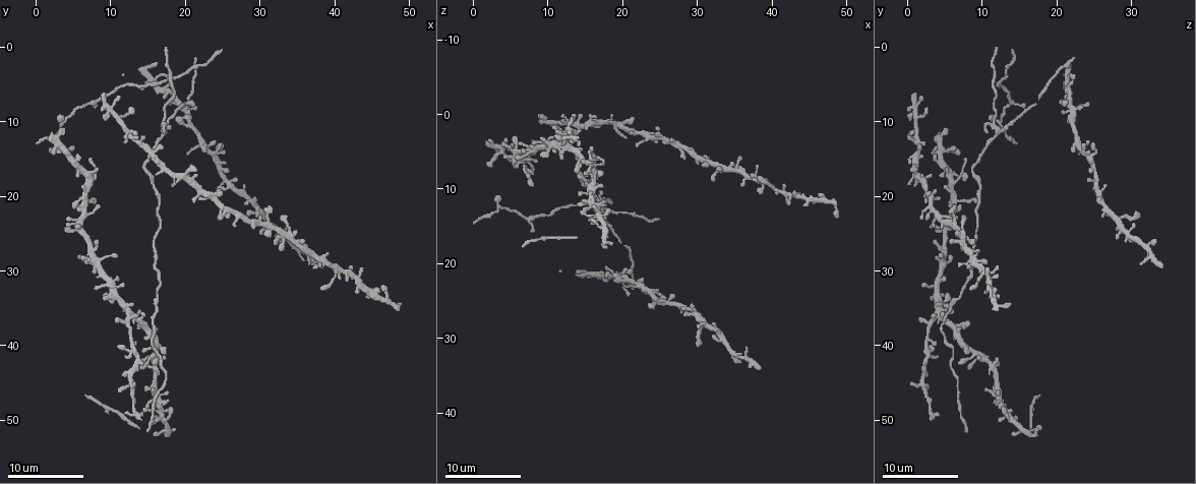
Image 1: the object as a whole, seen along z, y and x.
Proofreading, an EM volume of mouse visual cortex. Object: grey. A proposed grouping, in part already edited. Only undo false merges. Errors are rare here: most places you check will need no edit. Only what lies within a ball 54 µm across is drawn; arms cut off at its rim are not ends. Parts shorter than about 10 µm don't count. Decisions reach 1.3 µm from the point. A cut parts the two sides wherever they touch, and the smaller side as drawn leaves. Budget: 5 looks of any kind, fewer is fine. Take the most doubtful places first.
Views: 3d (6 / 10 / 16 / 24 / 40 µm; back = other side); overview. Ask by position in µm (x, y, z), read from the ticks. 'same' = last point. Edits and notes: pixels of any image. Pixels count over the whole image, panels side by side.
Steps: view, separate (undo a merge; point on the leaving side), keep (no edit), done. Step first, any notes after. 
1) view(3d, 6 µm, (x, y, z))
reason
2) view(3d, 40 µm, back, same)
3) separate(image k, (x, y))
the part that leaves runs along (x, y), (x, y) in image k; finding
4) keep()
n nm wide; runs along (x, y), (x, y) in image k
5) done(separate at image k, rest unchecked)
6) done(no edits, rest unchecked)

view(3d, 16 µm, (17.0, 11.0, 12.5))
four or more arms meet

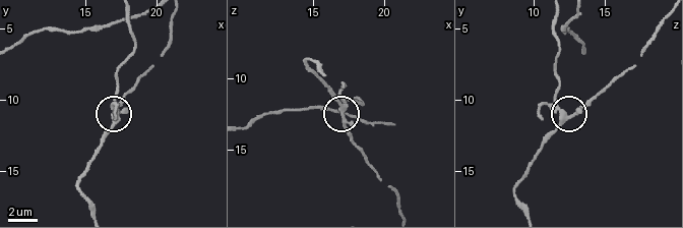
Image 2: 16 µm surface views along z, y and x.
view(3d, 6 µm, (17.2, 11.0, 12.6))

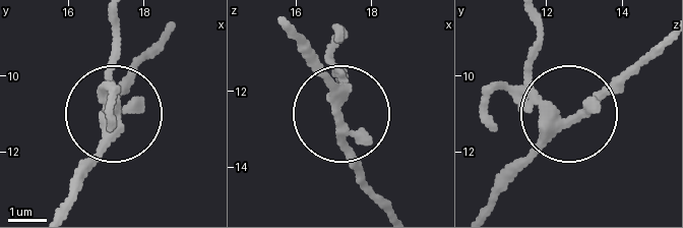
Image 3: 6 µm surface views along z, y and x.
keep()
4 arms; runs along (484, 207), (565, 122), (536, 90), (533, 44) in image 3; all the same neuron

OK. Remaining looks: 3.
view(3d, 6 µm, (17.5, 4.5, 12.5))
four arms meet

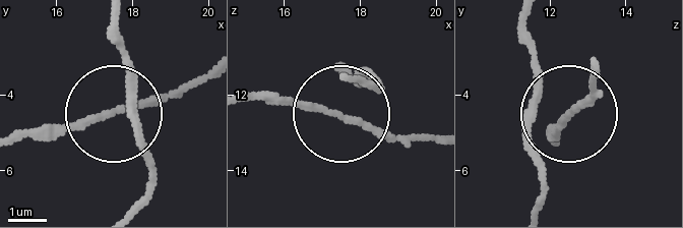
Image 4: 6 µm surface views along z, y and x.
view(3d, 6 µm, back, (17.65, 4.45, 12.55))
other side

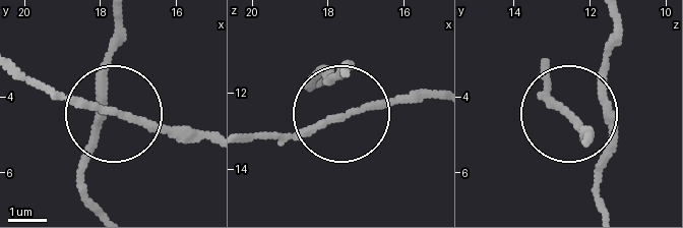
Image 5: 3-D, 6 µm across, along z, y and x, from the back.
keep()
4 arms; all the same neuron

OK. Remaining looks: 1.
done(no edits, rest unchecked)

